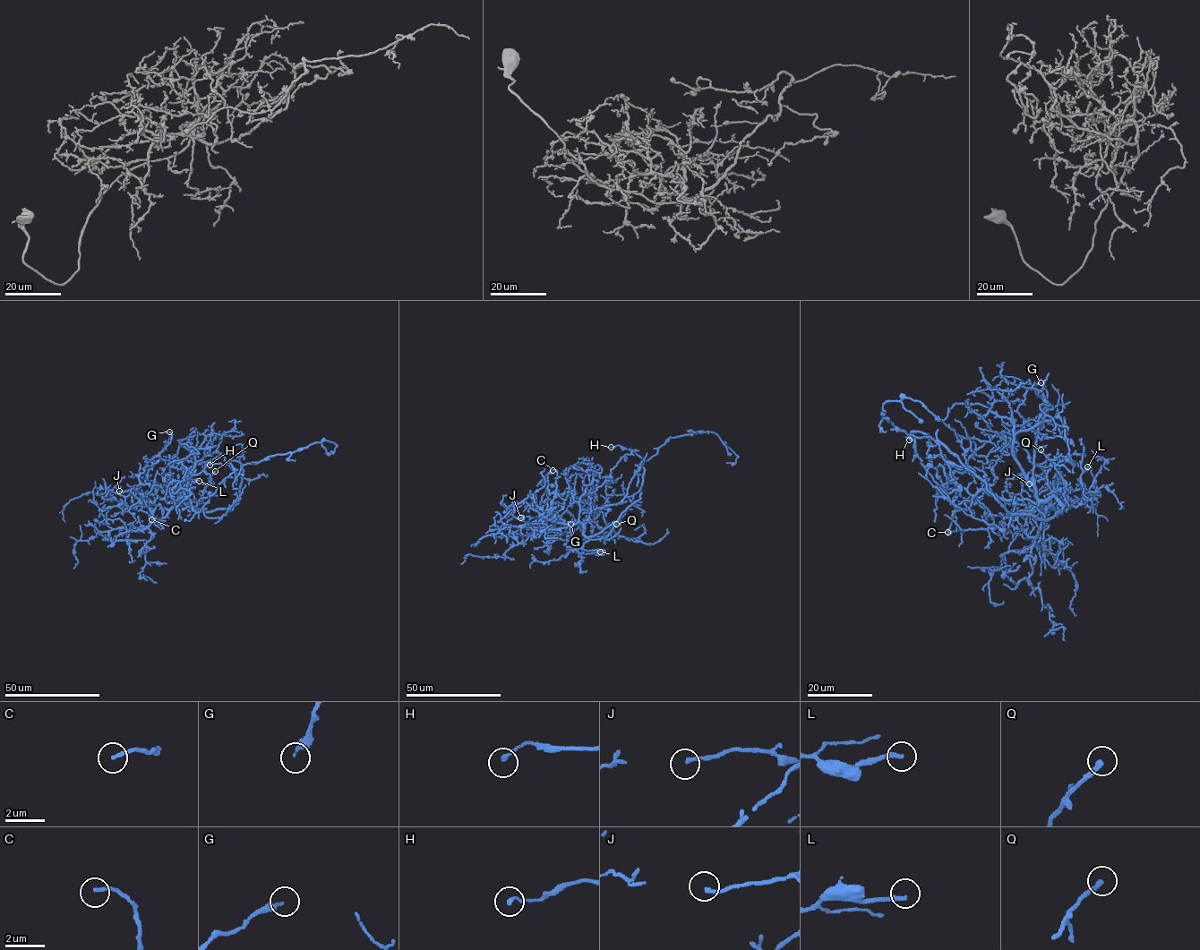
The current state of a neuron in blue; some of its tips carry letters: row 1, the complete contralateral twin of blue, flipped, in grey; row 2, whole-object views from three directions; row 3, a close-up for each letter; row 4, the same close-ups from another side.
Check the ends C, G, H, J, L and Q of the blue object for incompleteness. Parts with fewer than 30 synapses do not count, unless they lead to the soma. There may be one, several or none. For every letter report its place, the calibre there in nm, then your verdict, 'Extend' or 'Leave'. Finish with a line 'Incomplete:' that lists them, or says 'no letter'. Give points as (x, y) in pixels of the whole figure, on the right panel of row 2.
C: Place: (947, 532). Thickness 150 nm. Leave
G: Place: (1041, 382). Thickness 240 nm. Leave
H: Place: (909, 440). Thickness 180 nm. Leave
J: Place: (1029, 483). Thickness 170 nm. Leave
L: Place: (1087, 466). Thickness 190 nm. Leave
Q: Place: (1041, 449). Thickness 240 nm. Leave
Incomplete: no letter

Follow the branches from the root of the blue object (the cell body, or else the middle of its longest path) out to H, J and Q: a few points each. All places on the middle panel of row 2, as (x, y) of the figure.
H: (612, 524), (640, 499), (644, 468), (642, 459), (631, 449), (619, 445), (611, 447)
J: (612, 524), (587, 537), (581, 523), (544, 532), (527, 524), (533, 517), (520, 517)
Q: (612, 524), (588, 537), (605, 537), (616, 524)

